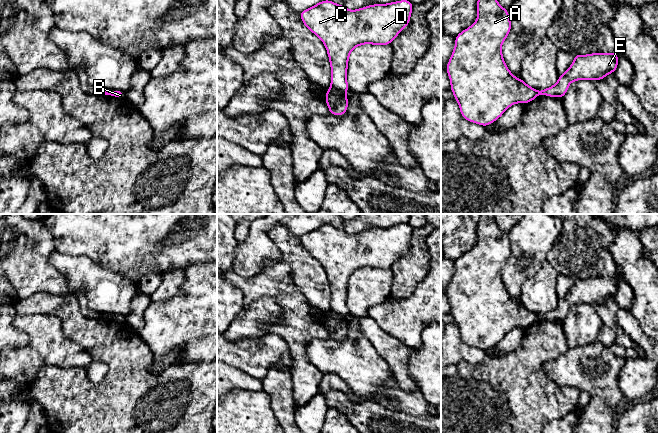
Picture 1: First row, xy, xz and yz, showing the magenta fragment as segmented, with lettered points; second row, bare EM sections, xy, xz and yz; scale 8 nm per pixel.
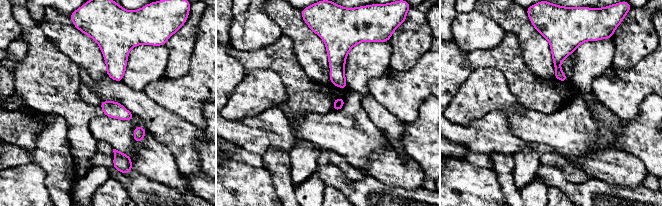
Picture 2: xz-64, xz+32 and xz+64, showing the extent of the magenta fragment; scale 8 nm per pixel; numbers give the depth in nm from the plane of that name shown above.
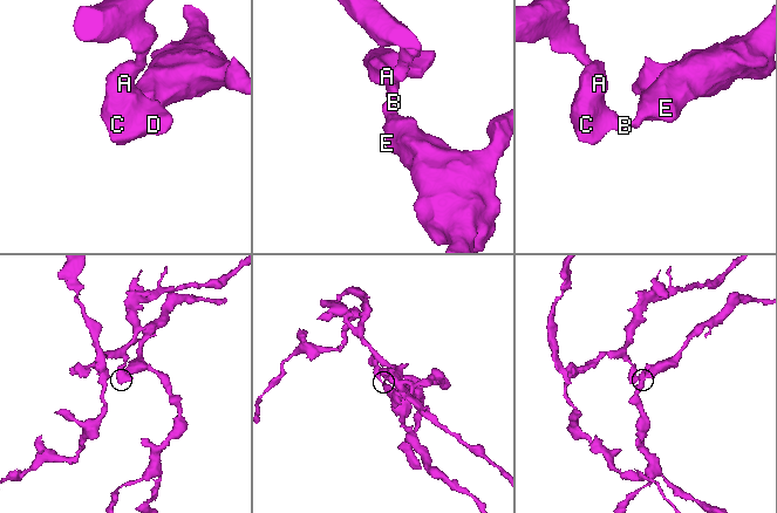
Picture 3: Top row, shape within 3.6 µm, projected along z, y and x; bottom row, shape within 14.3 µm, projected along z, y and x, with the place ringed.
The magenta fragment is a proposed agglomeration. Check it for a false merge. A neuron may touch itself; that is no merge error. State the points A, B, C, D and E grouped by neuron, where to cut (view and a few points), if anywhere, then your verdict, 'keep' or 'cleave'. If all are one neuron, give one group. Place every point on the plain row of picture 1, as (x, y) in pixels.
groups A B C D / E; cut xz (331, 310), (342, 317); cleave

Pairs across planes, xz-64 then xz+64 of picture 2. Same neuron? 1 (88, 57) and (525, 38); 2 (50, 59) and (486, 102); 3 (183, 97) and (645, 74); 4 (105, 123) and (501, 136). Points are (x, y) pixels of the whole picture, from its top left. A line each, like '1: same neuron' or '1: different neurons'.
1: same neuron
2: different neurons
3: same neuron
4: different neurons

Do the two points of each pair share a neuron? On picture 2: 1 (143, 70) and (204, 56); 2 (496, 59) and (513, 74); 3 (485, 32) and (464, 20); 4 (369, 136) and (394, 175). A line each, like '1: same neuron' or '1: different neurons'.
1: different neurons
2: same neuron
3: same neuron
4: different neurons

